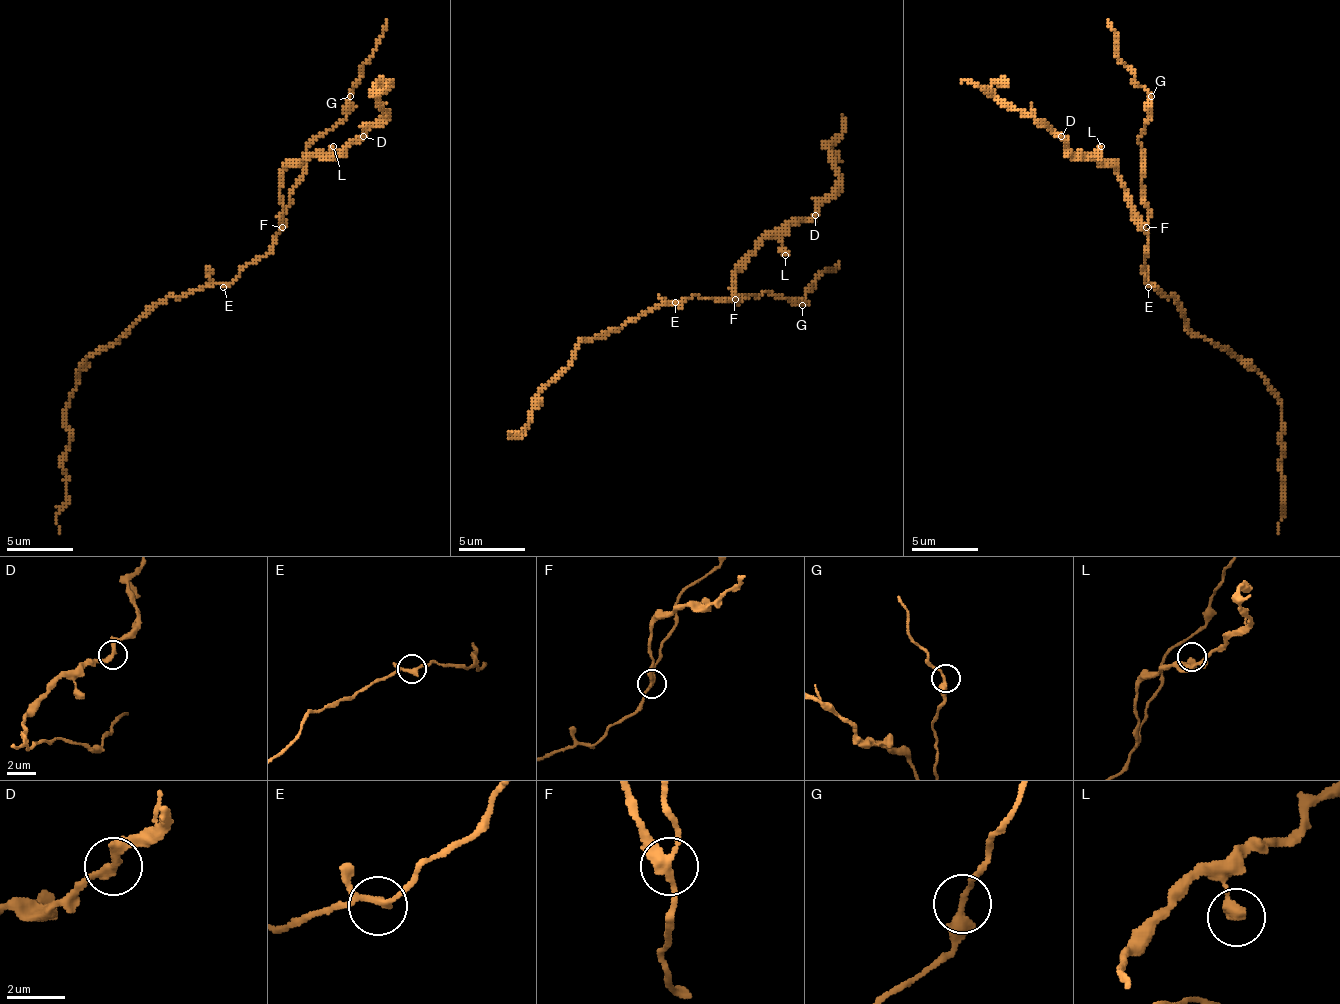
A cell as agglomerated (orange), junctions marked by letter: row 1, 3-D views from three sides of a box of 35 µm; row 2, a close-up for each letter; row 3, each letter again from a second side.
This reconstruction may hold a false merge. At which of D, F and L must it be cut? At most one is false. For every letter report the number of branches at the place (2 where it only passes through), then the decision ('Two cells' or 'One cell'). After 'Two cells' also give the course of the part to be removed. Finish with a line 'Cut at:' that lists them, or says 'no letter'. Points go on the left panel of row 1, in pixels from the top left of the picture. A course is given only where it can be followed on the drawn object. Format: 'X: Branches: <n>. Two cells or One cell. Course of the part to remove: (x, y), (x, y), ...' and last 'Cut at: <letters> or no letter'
D: Branches: 2. One cell
F: Branches: 3. Two cells. Course of the part to remove: (283, 226), (276, 243), (230, 283), (153, 303), (86, 360), (66, 407), (59, 533)
L: Branches: 1. One cell
Cut at: F

